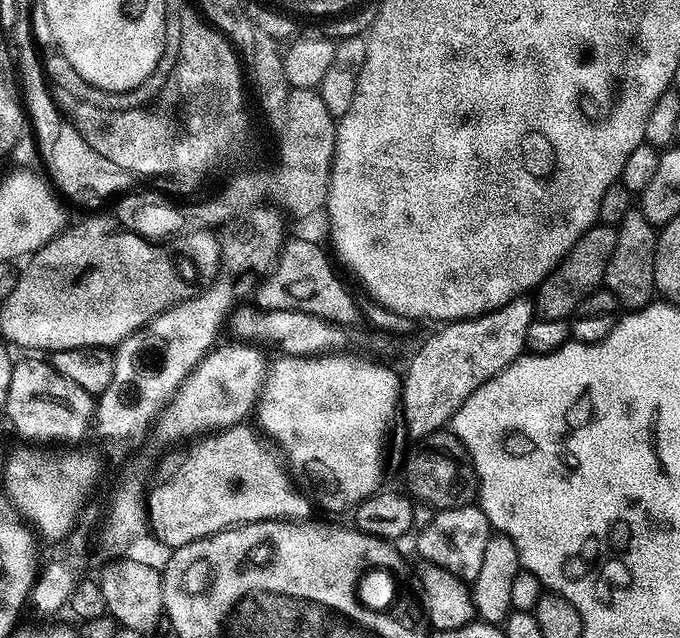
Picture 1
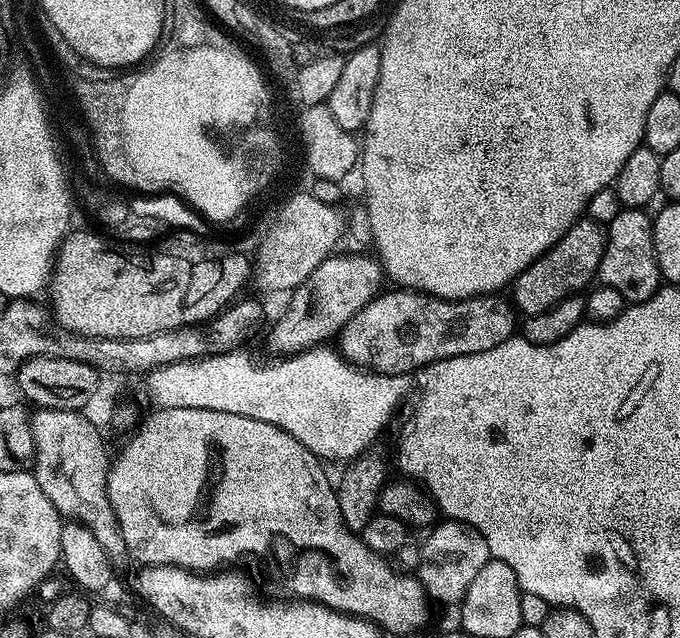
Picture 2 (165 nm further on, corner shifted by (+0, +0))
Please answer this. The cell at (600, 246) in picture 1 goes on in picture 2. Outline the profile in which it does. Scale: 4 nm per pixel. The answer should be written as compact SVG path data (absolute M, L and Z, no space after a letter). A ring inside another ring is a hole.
M587 218L577 220L553 248L543 252L518 279L512 281L511 303L519 311L521 308L525 317L530 317L550 310L550 306L562 302L567 296L583 293L597 279L607 241L608 234L605 225Z

